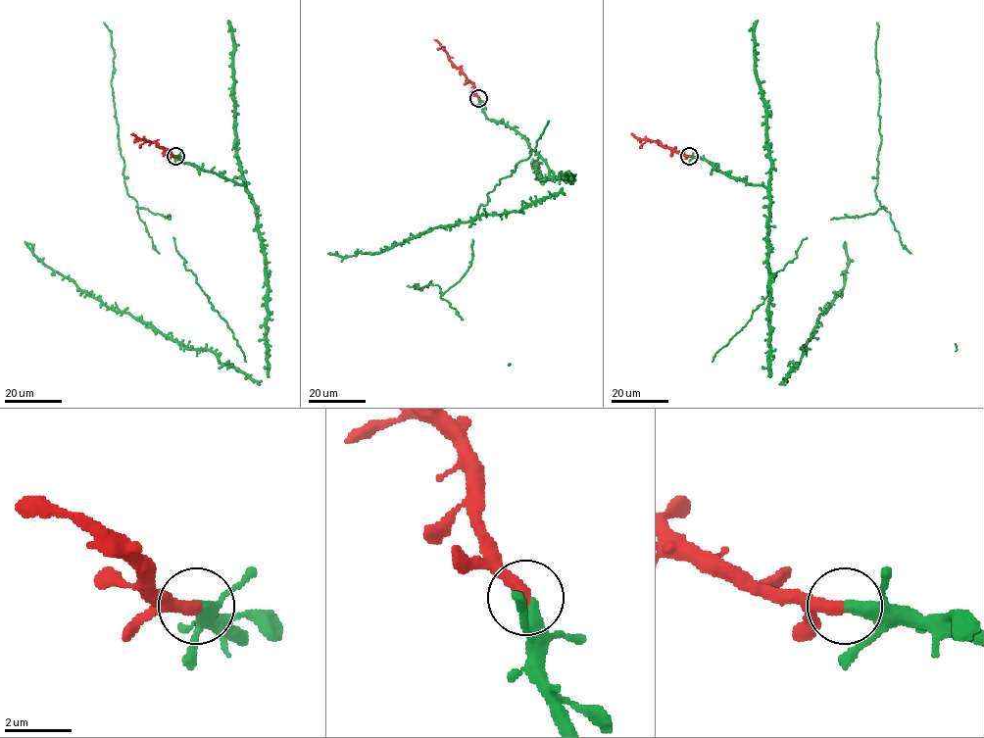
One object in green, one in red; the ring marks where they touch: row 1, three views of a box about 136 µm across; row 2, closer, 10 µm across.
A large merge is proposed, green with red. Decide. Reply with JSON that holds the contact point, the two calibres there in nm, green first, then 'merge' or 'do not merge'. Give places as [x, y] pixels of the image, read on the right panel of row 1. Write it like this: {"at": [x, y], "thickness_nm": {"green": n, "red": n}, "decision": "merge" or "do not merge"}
{"at": [689, 156], "thickness_nm": {"green": 400, "red": 420}, "decision": "merge"}

